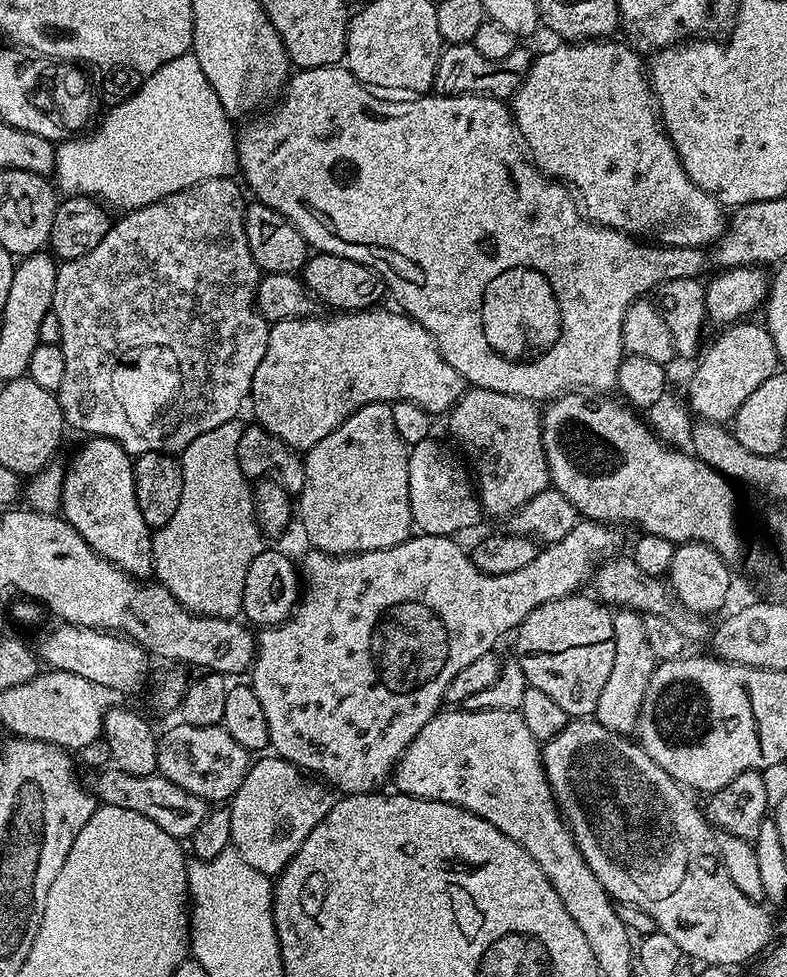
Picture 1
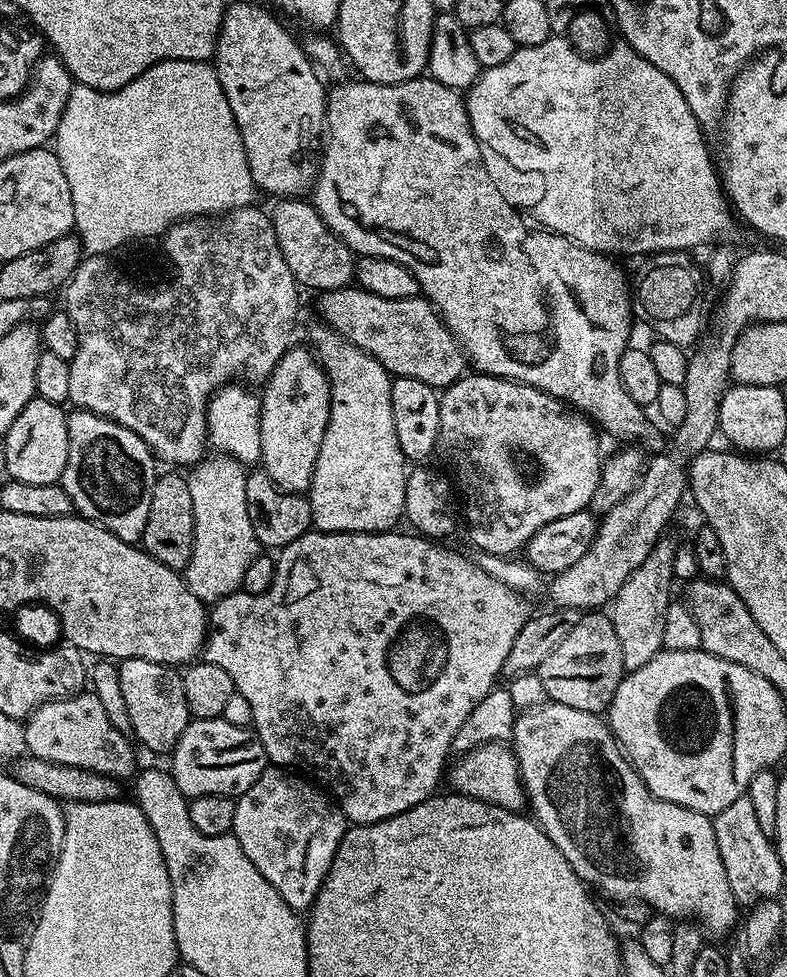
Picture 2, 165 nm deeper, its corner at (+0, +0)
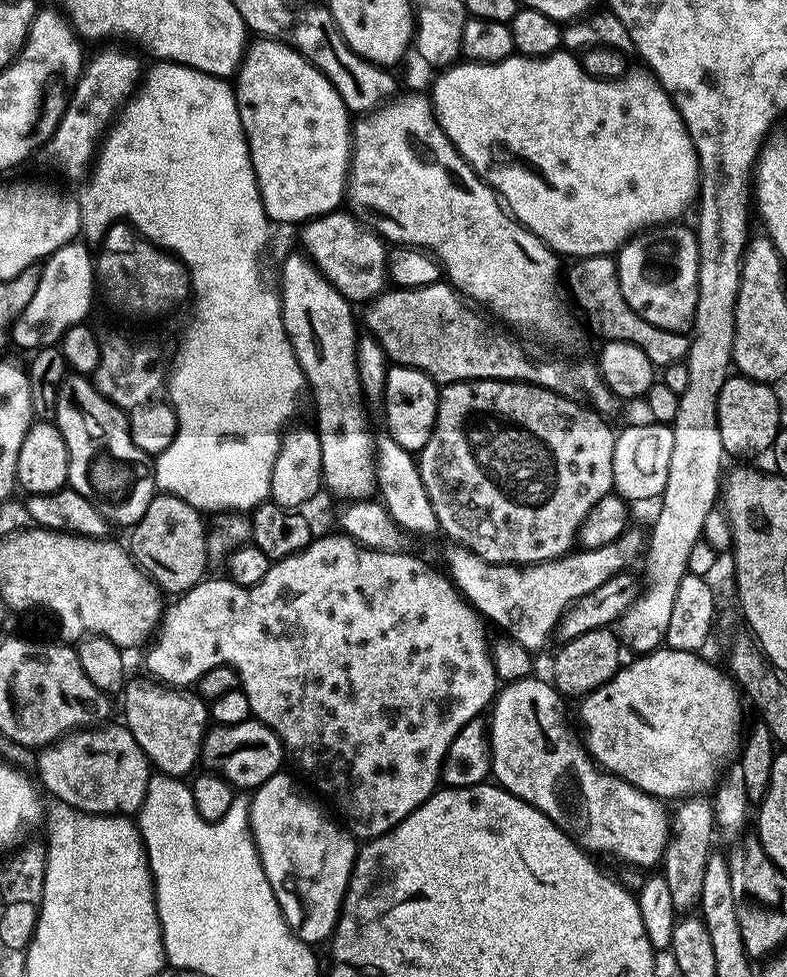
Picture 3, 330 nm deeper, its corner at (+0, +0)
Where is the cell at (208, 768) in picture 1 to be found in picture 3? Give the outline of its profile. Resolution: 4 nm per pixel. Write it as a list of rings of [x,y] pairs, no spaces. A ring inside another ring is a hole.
[[[250,718],[237,724],[222,724],[209,727],[204,734],[202,745],[202,760],[220,772],[232,783],[236,790],[255,790],[268,778],[281,771],[286,753],[283,744],[265,724]],[[248,788],[248,789],[244,789]]]

